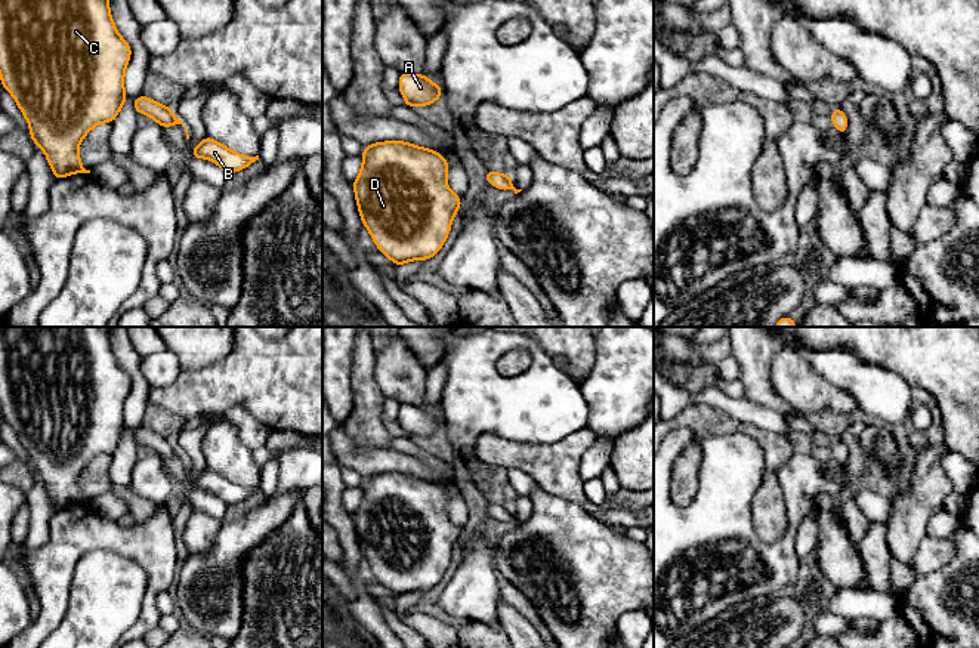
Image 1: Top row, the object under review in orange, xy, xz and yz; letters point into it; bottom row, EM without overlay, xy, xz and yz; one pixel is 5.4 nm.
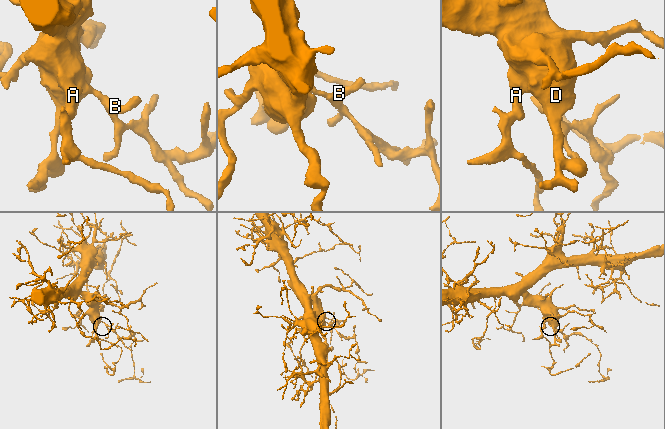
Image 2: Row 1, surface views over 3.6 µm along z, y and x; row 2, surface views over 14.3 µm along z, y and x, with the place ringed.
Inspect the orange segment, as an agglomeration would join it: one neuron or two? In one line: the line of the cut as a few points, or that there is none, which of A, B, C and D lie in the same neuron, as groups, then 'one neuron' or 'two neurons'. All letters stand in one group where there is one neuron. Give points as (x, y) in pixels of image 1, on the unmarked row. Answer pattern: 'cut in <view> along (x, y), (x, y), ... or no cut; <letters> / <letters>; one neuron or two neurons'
no cut; A B C D; one neuron

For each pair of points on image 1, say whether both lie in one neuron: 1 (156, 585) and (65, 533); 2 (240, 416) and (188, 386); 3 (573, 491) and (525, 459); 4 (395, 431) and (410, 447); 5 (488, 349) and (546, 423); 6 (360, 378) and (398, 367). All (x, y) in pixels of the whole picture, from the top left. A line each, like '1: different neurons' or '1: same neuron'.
1: same neuron
2: different neurons
3: same neuron
4: different neurons
5: same neuron
6: different neurons

